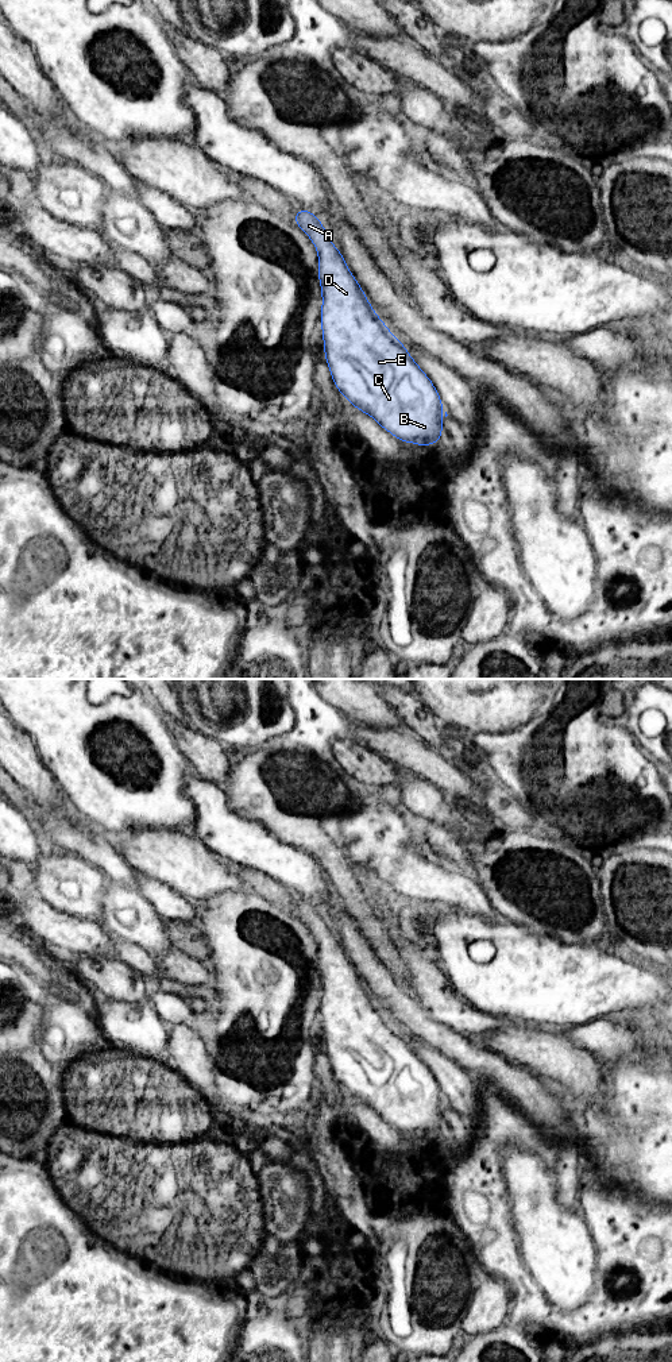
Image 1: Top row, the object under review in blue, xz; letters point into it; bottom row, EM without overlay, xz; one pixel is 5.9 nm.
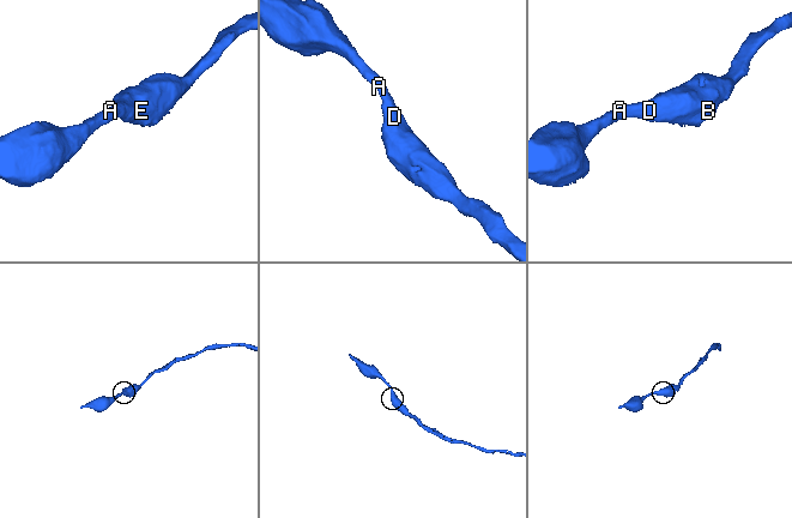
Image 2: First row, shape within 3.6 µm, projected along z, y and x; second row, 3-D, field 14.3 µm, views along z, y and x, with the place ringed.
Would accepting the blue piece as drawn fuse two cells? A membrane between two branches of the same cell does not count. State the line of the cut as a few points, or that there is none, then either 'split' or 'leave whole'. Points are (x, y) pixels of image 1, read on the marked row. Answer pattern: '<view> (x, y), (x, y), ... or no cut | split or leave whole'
no cut | leave whole

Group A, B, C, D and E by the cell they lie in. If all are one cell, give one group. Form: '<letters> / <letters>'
A B C D E

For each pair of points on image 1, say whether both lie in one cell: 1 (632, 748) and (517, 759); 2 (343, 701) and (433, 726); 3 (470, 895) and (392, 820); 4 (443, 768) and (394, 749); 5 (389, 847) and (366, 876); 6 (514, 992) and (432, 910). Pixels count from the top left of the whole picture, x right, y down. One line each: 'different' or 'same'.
1: same
2: different
3: same
4: same
5: different
6: same

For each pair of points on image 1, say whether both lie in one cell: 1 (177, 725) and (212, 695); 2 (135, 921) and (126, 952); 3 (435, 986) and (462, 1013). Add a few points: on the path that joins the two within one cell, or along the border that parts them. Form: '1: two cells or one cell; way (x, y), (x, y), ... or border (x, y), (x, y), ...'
1: two cells; border (185, 721), (212, 739)
2: two cells; border (118, 938), (134, 942), (146, 952)
3: one cell; way (441, 992), (455, 1006)

